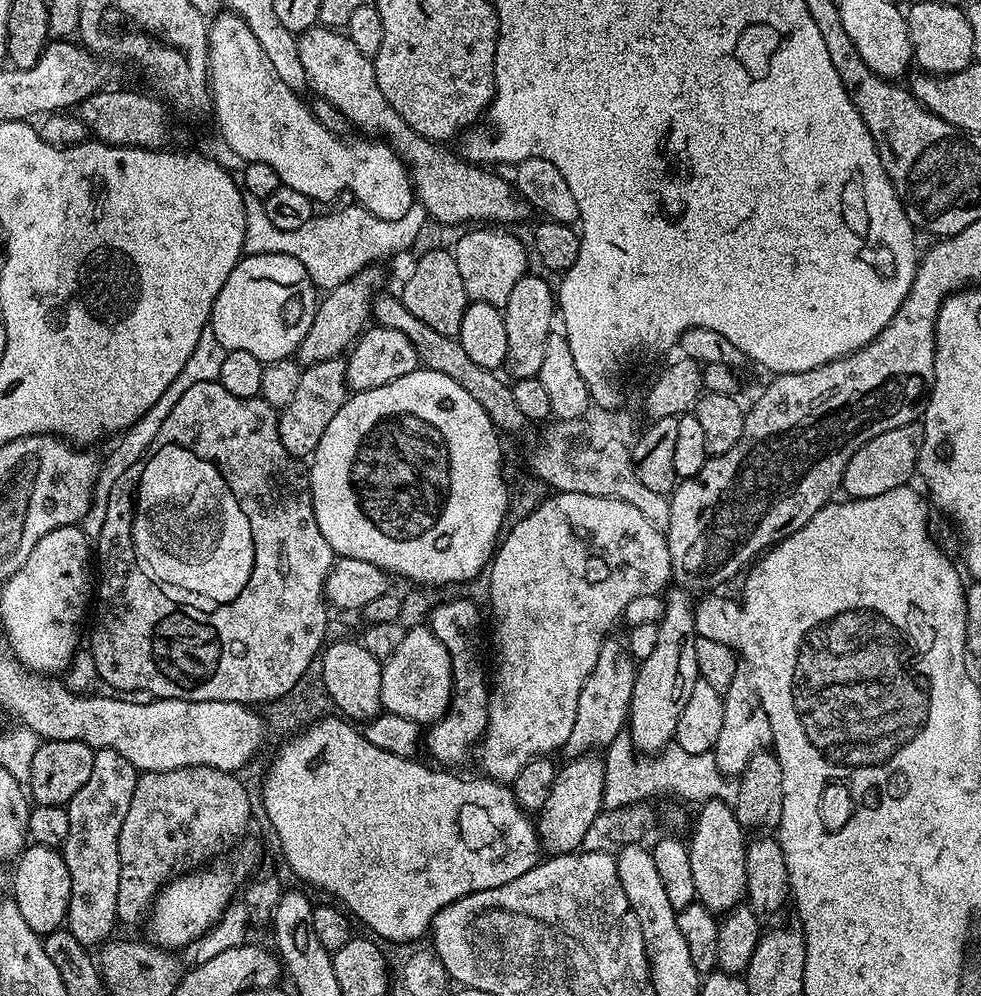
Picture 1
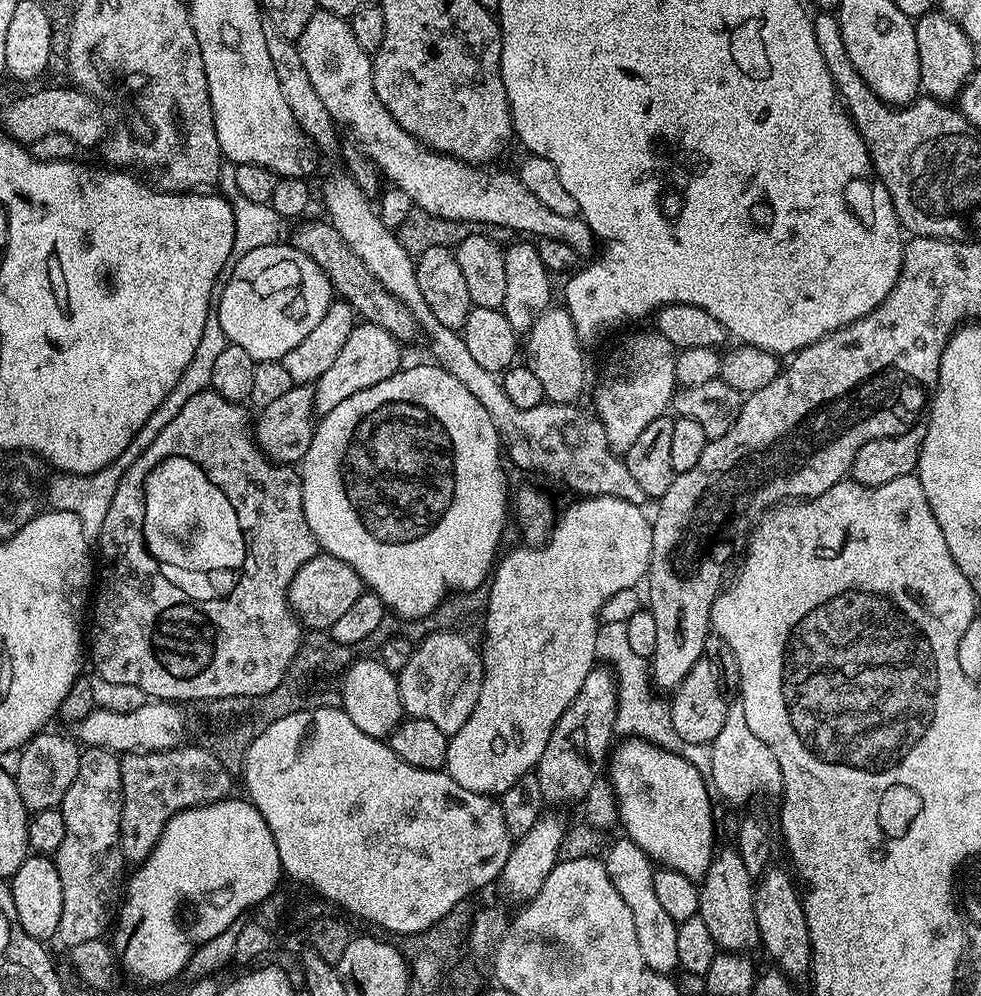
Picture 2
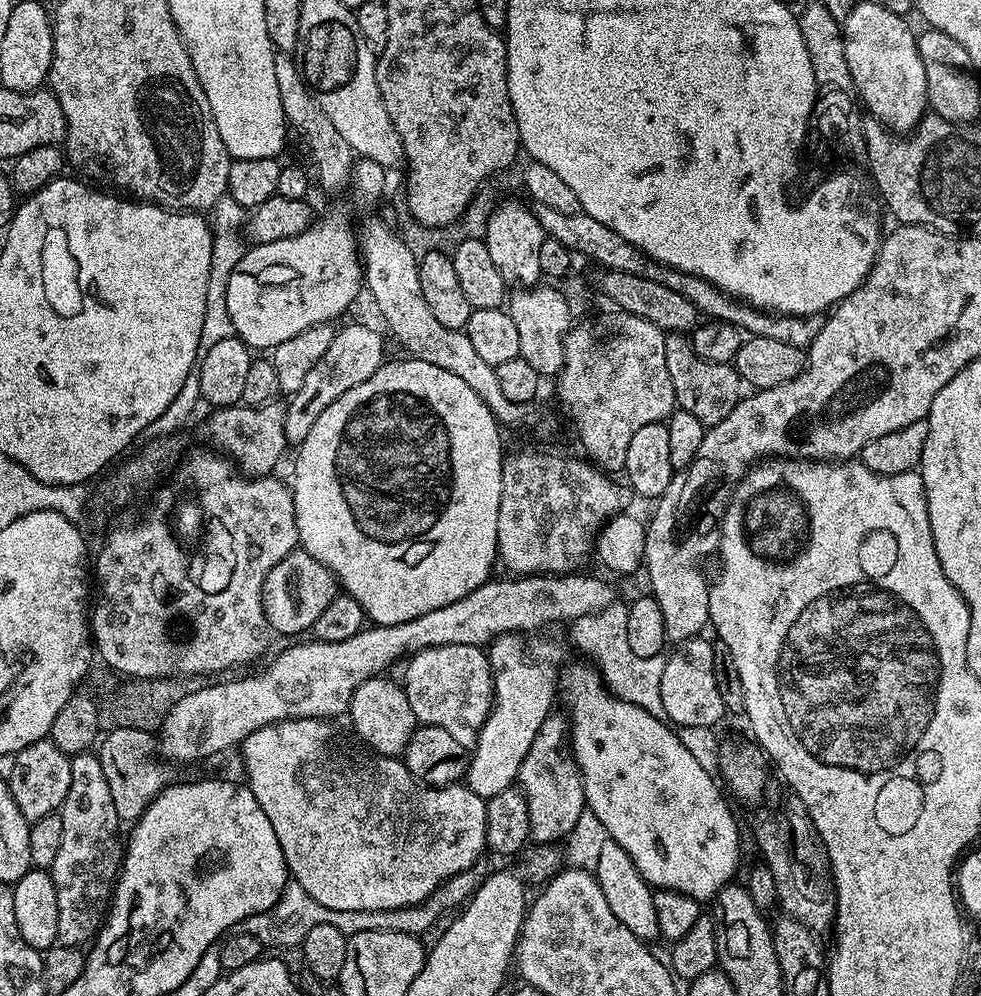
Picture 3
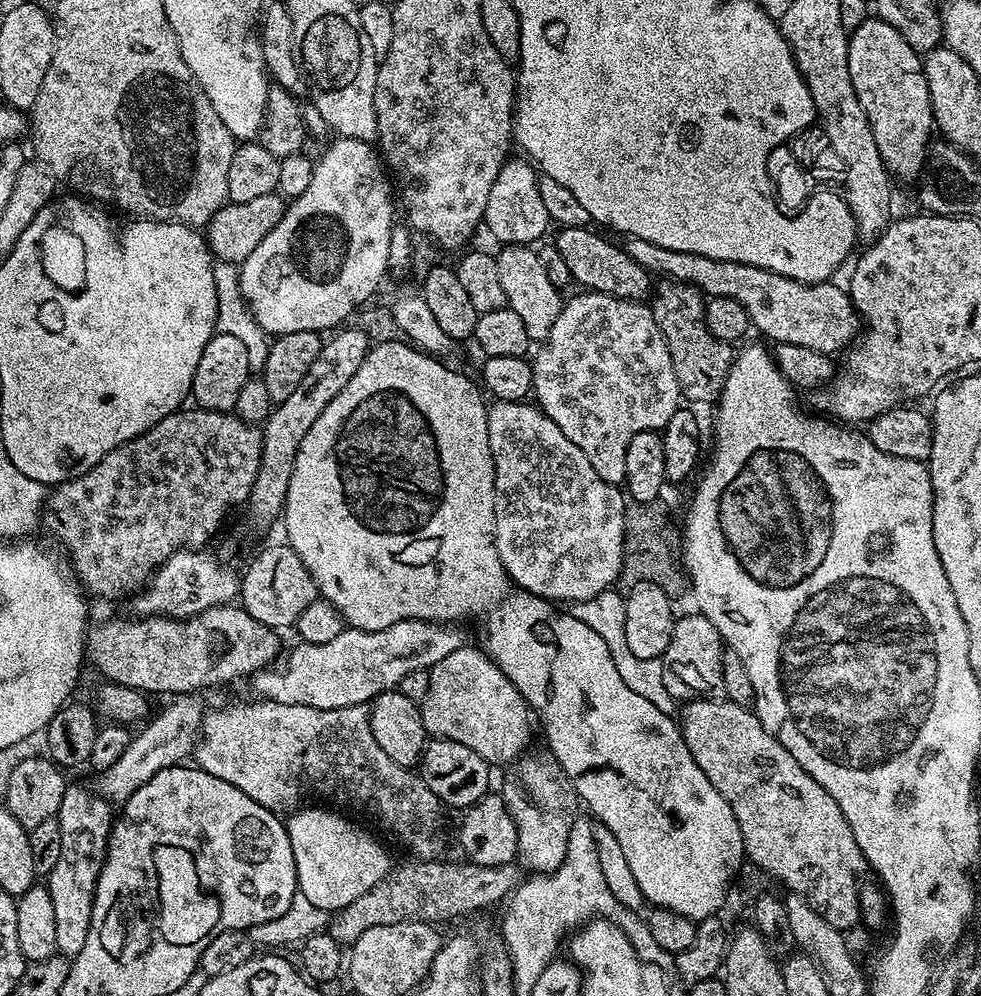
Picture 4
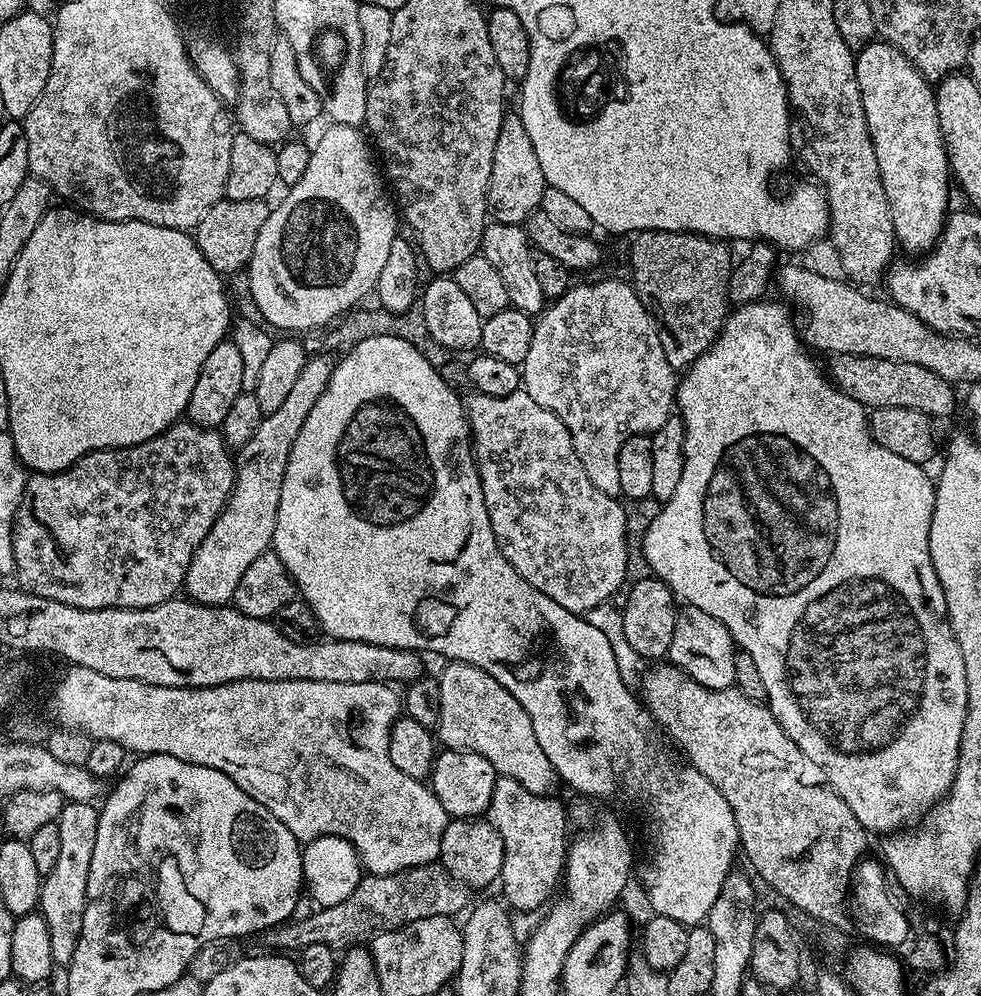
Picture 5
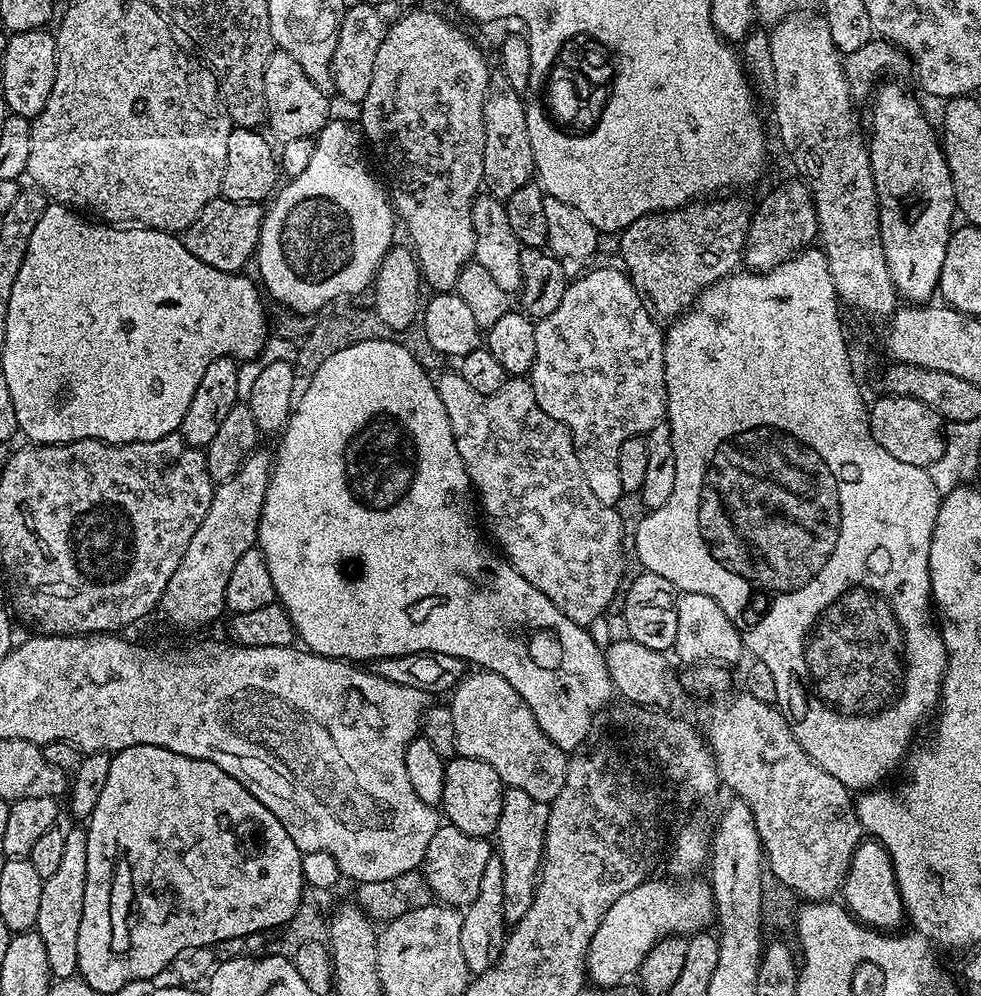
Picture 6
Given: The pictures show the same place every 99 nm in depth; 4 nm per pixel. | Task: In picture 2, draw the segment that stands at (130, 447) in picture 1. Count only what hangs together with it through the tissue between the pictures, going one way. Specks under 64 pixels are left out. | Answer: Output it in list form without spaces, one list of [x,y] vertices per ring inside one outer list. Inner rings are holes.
[[[214,314],[208,315],[206,326],[202,330],[202,338],[198,341],[197,348],[194,349],[194,358],[190,358],[190,366],[186,366],[186,370],[182,370],[182,378],[178,378],[178,386],[174,386],[174,390],[170,390],[170,394],[166,394],[166,398],[160,403],[158,410],[154,410],[154,414],[150,414],[150,418],[146,418],[146,426],[142,426],[142,430],[138,430],[138,434],[134,434],[130,446],[126,446],[126,450],[122,450],[122,454],[118,454],[118,458],[114,458],[114,462],[110,462],[110,466],[102,466],[102,470],[98,470],[94,474],[53,475],[53,480],[48,484],[47,507],[58,512],[78,514],[78,522],[82,522],[82,530],[89,542],[99,541],[102,534],[102,522],[106,522],[106,510],[110,510],[110,502],[114,502],[118,482],[122,482],[126,470],[130,470],[130,466],[134,462],[138,462],[138,458],[148,449],[150,442],[154,442],[154,438],[158,438],[158,434],[162,434],[162,430],[166,430],[166,425],[176,417],[178,410],[182,410],[182,406],[186,406],[186,402],[190,402],[190,398],[194,394],[205,391],[211,385],[216,359],[228,344],[228,339],[218,318]]]

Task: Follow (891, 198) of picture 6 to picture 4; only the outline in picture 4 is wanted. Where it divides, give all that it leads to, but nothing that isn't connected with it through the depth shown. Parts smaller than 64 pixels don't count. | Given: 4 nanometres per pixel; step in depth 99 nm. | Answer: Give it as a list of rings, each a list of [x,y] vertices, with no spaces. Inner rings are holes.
[[[869,18],[848,37],[848,61],[854,94],[858,94],[862,110],[866,110],[874,142],[878,142],[878,154],[882,154],[888,175],[919,177],[925,171],[934,140],[932,103],[921,53],[914,51],[890,22]]]

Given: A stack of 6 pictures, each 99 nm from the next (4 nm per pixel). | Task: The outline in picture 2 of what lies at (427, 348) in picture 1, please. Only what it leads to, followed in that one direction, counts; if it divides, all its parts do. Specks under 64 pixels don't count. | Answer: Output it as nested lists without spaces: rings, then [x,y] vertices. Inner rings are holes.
[[[324,218],[307,220],[300,222],[305,224],[297,226],[296,233],[290,237],[291,243],[308,253],[308,257],[323,268],[335,295],[345,300],[363,323],[382,326],[382,330],[386,330],[394,339],[407,342],[415,336],[419,337],[420,325],[416,323],[412,311],[401,300],[394,298],[394,294],[390,294],[390,290],[386,290],[386,286],[382,286],[382,282],[378,282],[378,278],[370,274],[370,270],[366,270],[366,262],[362,262],[362,258],[358,258],[358,254],[354,254],[354,250],[346,246],[346,242],[342,242],[332,223]]]

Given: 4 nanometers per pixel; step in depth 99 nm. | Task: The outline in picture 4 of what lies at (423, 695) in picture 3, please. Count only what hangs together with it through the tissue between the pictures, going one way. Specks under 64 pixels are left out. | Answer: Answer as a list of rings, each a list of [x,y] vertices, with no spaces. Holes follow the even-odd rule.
[[[471,646],[454,650],[427,676],[428,693],[420,704],[420,717],[429,737],[462,742],[492,766],[511,765],[529,751],[533,724],[529,706],[485,651]]]

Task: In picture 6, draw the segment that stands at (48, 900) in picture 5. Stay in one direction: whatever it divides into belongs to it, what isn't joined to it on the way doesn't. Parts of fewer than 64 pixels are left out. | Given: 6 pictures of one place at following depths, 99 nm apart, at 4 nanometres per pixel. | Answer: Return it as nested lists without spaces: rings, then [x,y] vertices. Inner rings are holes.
[[[83,827],[80,828],[68,828],[64,833],[66,843],[64,843],[62,859],[58,866],[58,871],[55,874],[50,874],[50,878],[44,880],[42,886],[42,903],[38,906],[38,922],[36,923],[34,931],[40,935],[43,944],[46,945],[46,962],[50,962],[50,970],[52,971],[53,977],[56,980],[68,980],[75,977],[78,972],[78,926],[82,922],[82,906],[84,905],[84,899],[86,898],[86,838],[88,837],[87,831]]]

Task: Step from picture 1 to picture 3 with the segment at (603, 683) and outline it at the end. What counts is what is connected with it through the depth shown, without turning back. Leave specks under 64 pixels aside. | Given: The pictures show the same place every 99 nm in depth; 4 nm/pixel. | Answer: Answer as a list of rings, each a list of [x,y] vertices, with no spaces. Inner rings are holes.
[[[553,714],[546,718],[546,722],[542,722],[542,730],[534,734],[534,743],[522,760],[516,779],[530,810],[531,839],[536,844],[556,844],[568,837],[586,805],[580,767],[572,754],[567,715]]]

